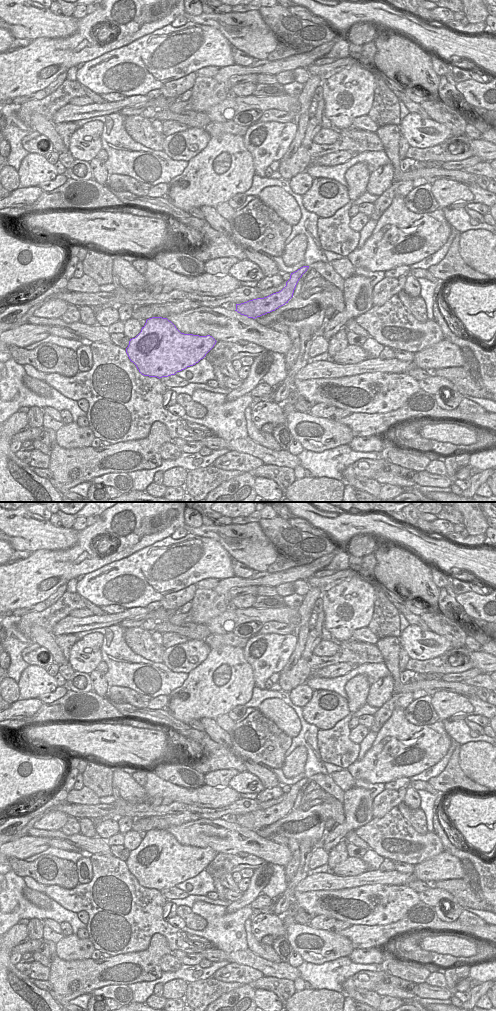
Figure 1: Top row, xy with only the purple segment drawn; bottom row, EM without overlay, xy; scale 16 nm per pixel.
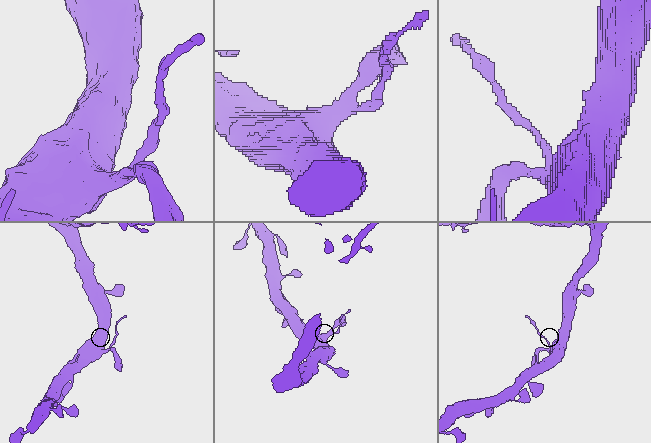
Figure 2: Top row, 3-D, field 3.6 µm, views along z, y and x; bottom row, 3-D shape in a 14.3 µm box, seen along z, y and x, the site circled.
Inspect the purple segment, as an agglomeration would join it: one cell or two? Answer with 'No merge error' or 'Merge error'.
Merge error.

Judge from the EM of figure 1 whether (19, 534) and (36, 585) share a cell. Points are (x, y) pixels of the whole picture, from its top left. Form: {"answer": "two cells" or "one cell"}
{"answer": "two cells"}

